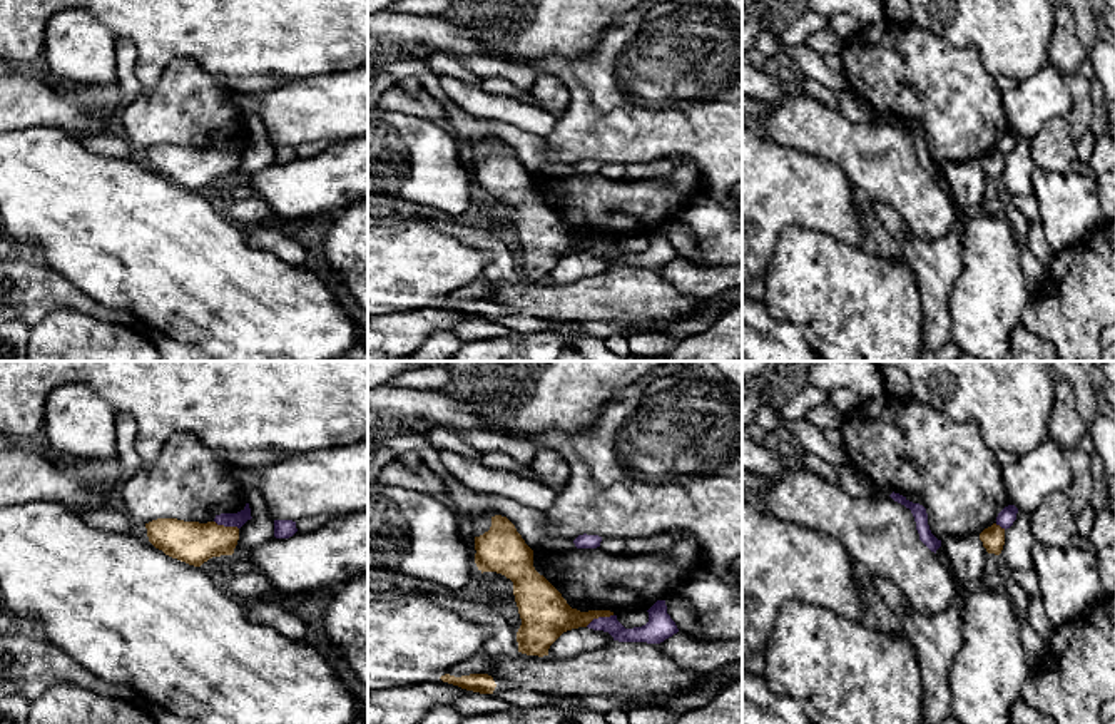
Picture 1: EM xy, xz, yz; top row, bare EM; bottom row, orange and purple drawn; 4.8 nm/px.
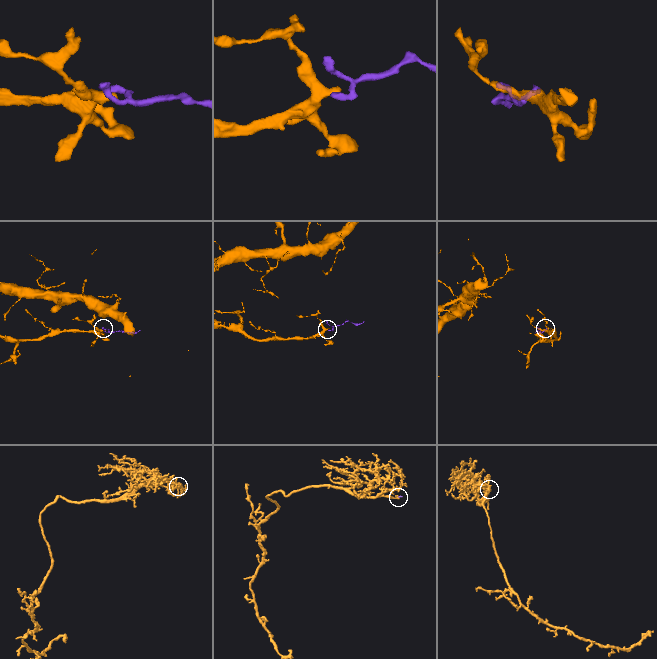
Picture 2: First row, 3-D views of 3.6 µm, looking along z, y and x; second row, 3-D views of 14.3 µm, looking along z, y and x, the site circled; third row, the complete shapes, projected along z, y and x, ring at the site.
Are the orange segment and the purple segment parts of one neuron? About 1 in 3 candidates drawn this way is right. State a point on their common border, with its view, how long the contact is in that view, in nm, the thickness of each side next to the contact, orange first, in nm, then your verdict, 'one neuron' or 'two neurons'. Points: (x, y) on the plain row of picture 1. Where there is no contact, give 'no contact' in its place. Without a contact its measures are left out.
xz (599, 241) | 150 nm | 220/90 nm | two neurons

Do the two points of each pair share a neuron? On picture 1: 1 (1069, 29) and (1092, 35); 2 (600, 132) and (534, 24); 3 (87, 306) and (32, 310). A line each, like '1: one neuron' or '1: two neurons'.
1: two neurons
2: two neurons
3: one neuron

